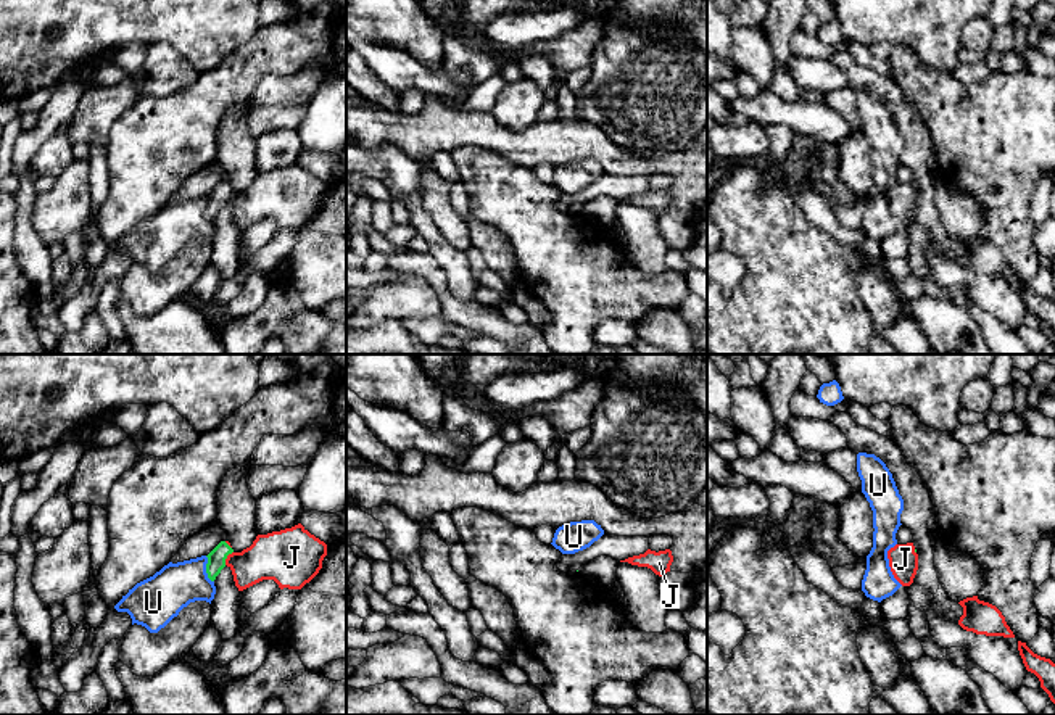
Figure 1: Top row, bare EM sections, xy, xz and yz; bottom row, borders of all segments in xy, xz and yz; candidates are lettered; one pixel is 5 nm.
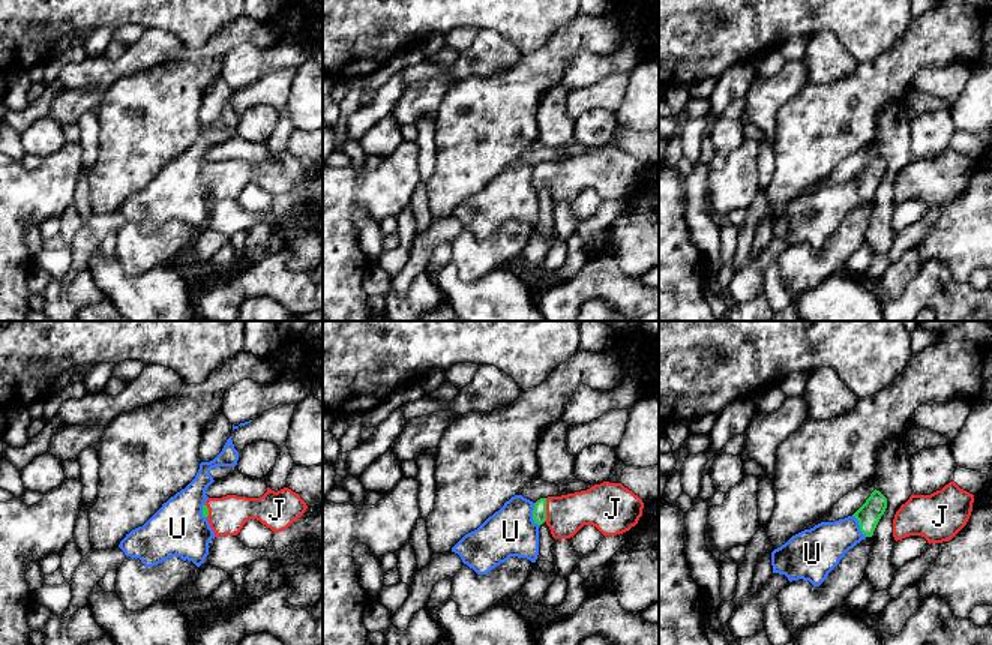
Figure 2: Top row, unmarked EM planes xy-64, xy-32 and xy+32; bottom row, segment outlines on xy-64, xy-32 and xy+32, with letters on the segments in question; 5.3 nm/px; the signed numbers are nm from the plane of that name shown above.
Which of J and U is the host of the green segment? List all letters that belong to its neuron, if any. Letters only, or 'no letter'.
J

